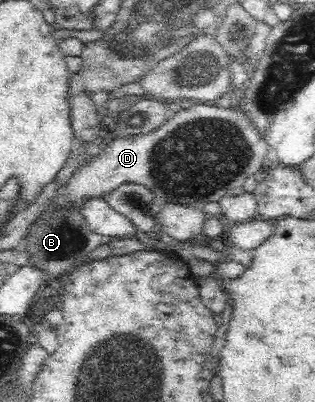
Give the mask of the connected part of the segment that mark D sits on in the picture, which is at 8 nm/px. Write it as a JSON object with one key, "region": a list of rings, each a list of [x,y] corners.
{"region":[[[215,102],[192,104],[189,108],[182,107],[179,112],[169,114],[156,129],[147,134],[117,139],[110,136],[101,154],[91,159],[87,166],[75,170],[69,183],[58,190],[57,197],[61,203],[77,201],[81,205],[87,195],[102,196],[123,181],[133,181],[147,185],[161,200],[203,206],[205,202],[215,202],[223,196],[235,196],[243,192],[243,182],[264,167],[269,150],[270,142],[263,137],[263,132],[242,105],[232,108],[221,107]]]}

